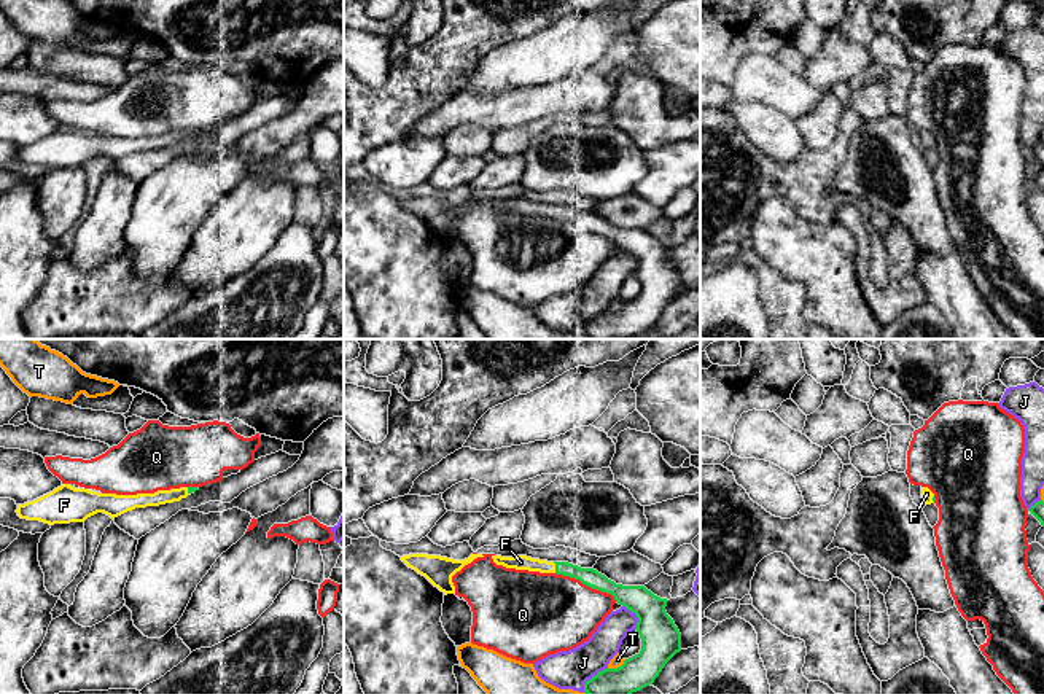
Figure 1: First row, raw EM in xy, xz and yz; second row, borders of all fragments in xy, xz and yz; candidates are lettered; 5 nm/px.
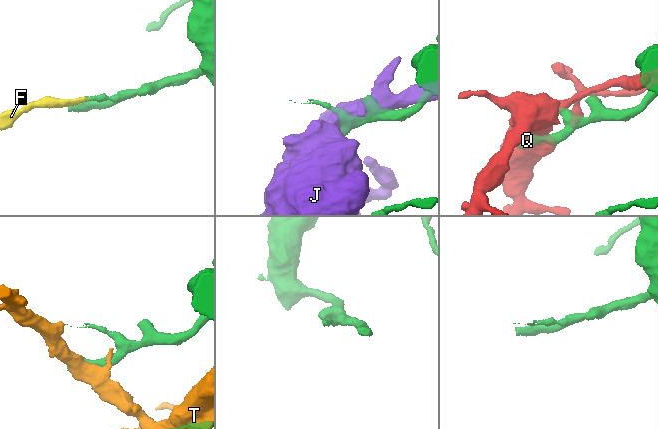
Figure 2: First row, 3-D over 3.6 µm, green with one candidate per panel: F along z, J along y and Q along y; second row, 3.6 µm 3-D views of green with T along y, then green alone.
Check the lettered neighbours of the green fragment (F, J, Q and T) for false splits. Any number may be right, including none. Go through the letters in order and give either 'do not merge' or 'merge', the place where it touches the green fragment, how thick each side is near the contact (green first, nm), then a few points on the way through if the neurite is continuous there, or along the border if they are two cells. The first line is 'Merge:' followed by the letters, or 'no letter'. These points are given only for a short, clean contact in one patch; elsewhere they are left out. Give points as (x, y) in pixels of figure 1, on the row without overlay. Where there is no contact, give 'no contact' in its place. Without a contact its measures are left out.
Merge: F
F: merge | xz (556, 210) | 90/80 nm | across xz (589, 220), (556, 210), (521, 206)
J: do not merge | xz (637, 260) | 200/160 nm
Q: do not merge | xz (586, 228) | 130/420 nm
T: do not merge | xz (618, 311) | 220/60 nm

